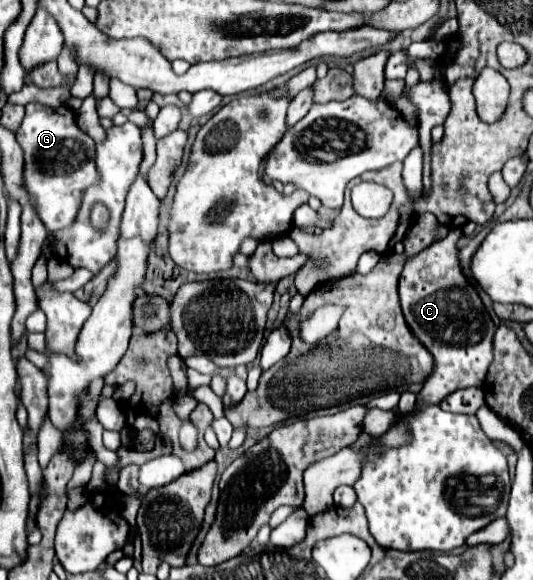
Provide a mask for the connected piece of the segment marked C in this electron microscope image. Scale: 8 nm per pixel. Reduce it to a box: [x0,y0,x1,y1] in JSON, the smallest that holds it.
[399,231,495,405]

